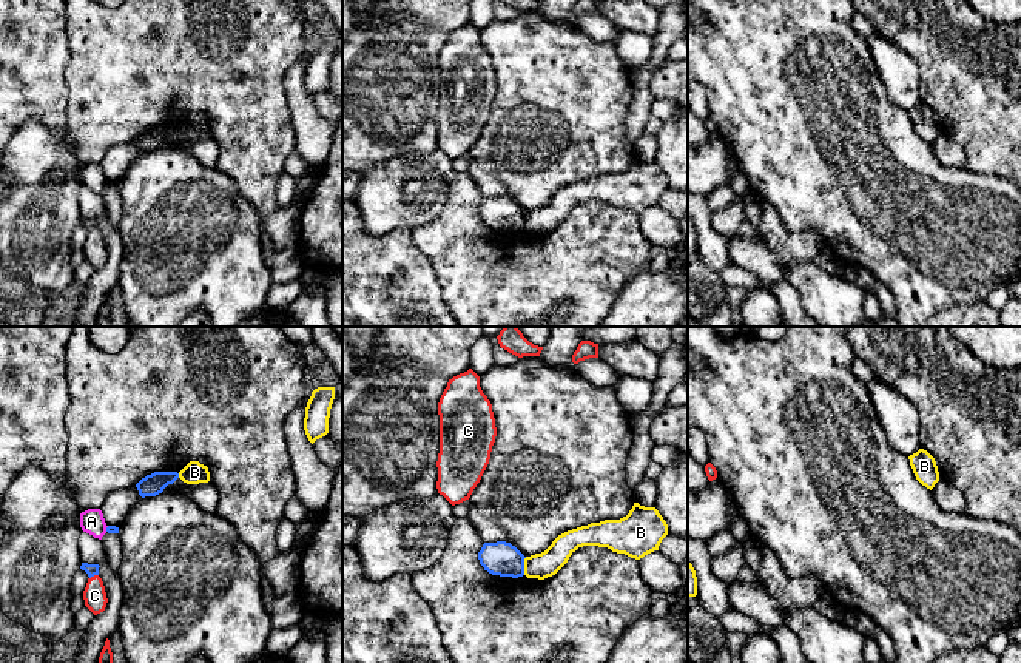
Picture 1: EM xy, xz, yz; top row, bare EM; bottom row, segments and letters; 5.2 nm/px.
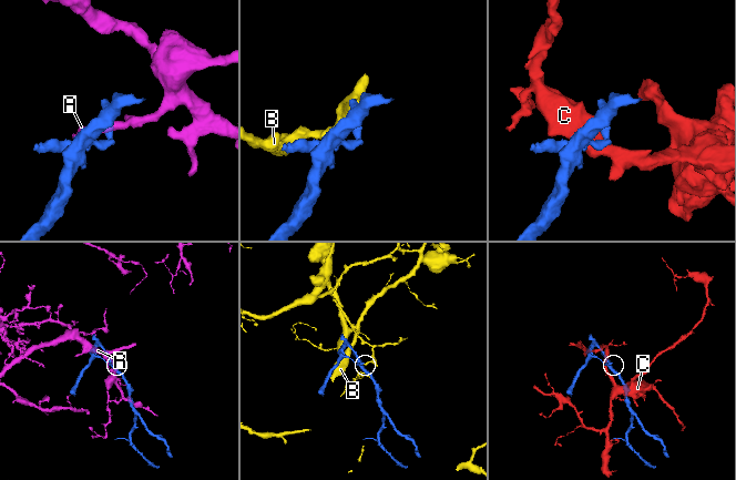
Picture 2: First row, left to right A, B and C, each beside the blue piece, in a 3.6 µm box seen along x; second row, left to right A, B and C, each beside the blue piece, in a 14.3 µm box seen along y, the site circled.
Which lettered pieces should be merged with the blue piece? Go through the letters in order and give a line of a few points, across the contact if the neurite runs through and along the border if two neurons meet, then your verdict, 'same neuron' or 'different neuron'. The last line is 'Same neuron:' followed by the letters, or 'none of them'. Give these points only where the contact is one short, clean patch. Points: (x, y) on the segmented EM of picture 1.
A: line xy (108, 526), (105, 531); different neuron
B: line xz (526, 557), (523, 574); different neuron
C: different neuron
Same neuron: none of them

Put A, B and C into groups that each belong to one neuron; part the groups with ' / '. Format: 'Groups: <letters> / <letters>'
Groups: A / B / C

